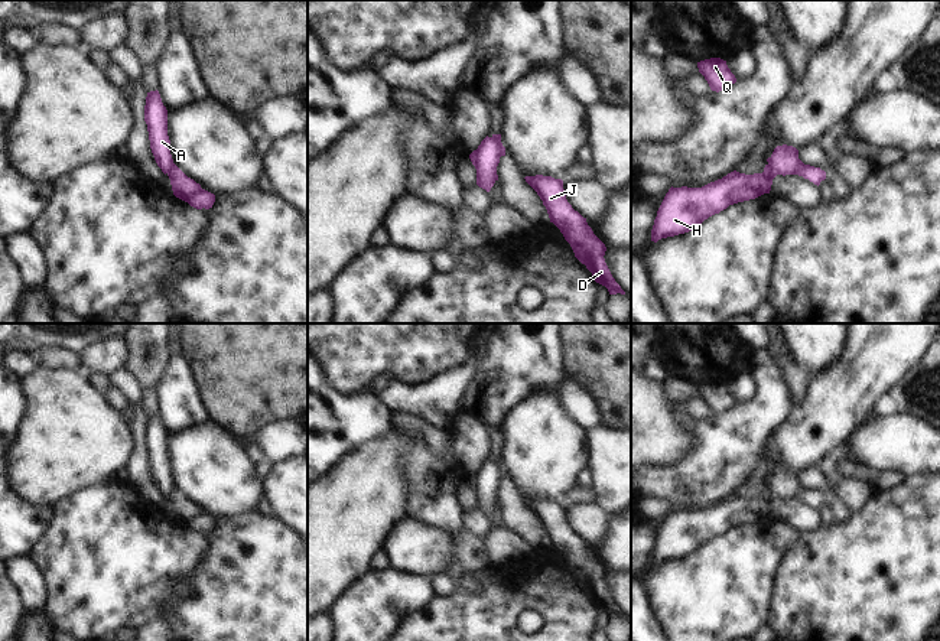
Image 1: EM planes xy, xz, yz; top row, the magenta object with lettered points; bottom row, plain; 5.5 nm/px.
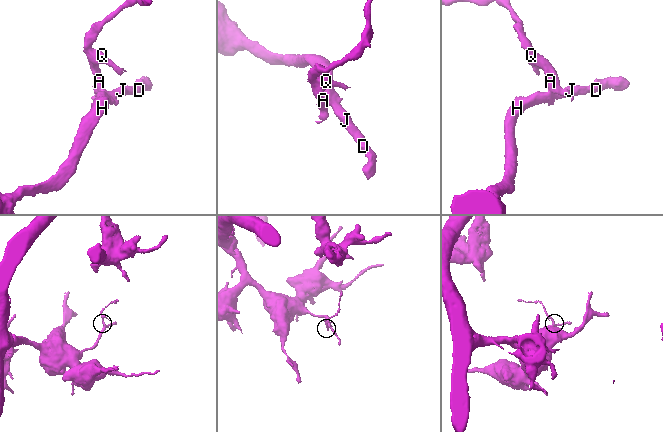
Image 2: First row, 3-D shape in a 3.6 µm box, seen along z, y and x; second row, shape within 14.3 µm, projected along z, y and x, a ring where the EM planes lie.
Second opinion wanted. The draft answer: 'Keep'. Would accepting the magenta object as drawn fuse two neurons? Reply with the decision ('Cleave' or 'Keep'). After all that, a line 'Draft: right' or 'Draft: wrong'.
Cleave
Draft: wrong

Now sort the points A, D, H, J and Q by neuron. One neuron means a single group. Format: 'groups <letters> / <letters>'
groups A Q / D H J

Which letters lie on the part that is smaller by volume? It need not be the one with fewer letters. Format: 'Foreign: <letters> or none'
Foreign: A, Q

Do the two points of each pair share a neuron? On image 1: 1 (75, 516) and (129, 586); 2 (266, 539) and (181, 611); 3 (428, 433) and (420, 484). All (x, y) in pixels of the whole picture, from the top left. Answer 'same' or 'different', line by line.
1: same
2: same
3: different

